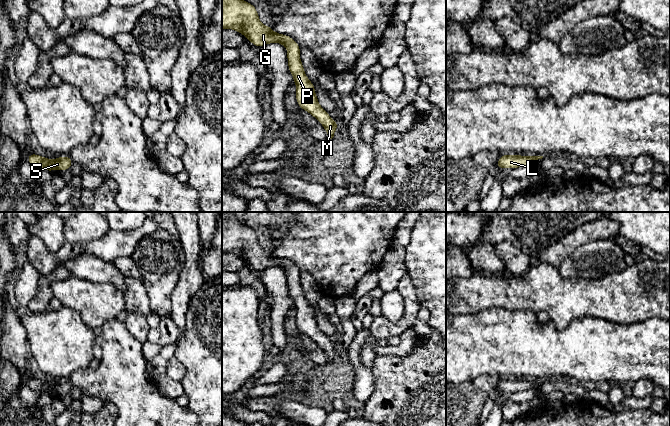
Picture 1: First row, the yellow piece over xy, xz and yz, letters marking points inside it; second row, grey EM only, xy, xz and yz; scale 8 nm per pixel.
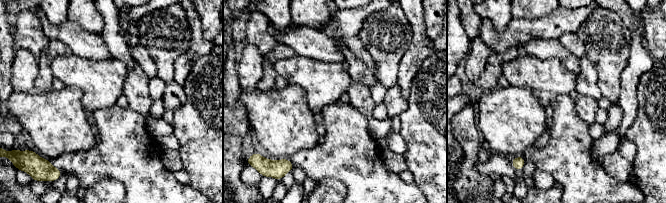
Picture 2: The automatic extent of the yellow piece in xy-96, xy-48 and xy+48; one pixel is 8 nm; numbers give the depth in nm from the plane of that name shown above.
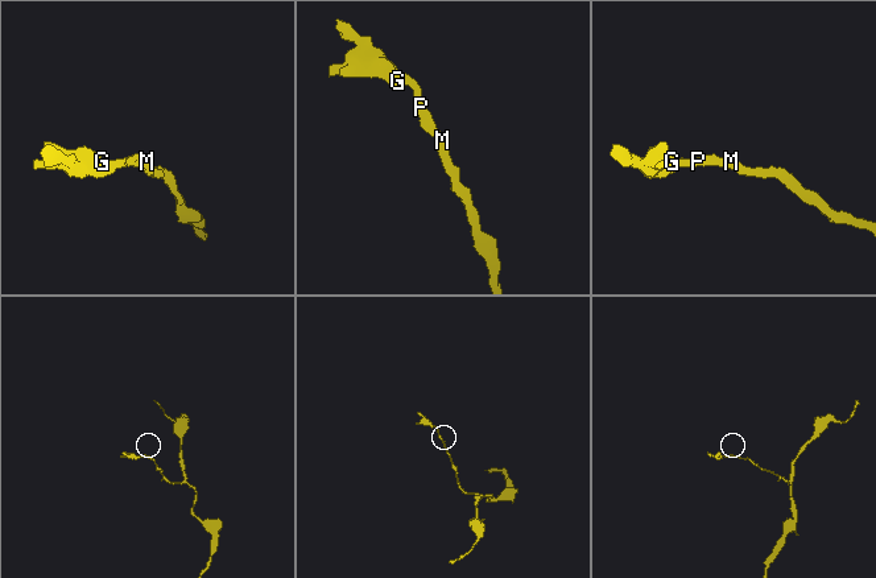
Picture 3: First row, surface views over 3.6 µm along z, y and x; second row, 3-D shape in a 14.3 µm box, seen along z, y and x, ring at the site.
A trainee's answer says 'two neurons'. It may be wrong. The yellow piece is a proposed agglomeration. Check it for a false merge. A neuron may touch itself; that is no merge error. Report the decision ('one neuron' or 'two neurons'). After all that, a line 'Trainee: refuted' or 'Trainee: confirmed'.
one neuron
Trainee: refuted

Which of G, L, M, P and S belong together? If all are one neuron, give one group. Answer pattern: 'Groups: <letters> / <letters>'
Groups: G L M P S

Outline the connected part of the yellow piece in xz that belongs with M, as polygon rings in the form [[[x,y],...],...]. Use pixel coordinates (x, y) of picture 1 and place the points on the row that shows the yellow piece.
[[[222,0],[222,29],[241,33],[257,47],[276,42],[286,47],[288,68],[296,84],[295,97],[299,107],[322,124],[327,132],[327,140],[334,137],[338,123],[319,104],[314,84],[306,76],[300,59],[300,46],[292,37],[265,26],[259,20],[255,6],[244,0]]]

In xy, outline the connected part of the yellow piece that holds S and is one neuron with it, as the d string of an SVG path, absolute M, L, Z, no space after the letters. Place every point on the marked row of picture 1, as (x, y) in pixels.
M36 153L30 154L26 159L32 166L39 168L40 170L48 170L53 173L54 169L61 171L69 170L73 164L72 159L67 156L56 157L53 161L37 155Z

